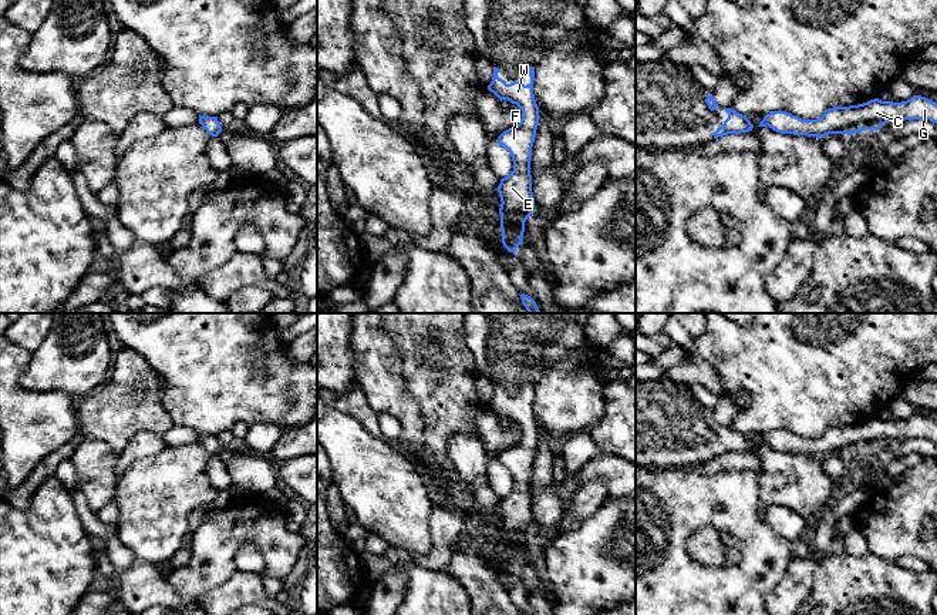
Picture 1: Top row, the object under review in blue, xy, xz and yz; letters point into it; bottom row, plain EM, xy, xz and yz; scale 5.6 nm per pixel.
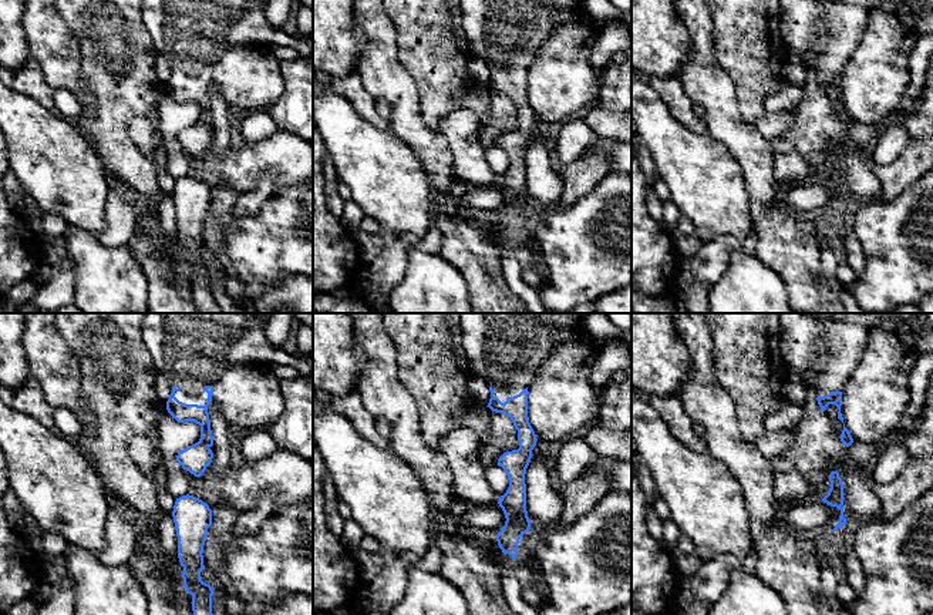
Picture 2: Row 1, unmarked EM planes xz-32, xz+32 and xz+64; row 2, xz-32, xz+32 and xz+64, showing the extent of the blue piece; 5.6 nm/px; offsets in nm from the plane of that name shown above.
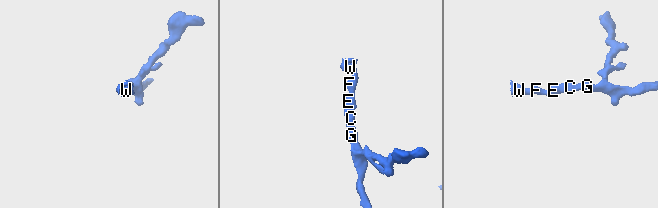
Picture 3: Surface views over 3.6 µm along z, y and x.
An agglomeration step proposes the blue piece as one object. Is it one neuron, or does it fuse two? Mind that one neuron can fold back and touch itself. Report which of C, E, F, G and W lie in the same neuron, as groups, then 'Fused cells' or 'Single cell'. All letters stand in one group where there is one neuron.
Groups: C E F G W. Single cell

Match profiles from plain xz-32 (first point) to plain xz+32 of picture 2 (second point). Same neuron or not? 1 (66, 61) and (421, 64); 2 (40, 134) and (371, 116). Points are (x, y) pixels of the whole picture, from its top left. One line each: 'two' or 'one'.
1: two
2: two

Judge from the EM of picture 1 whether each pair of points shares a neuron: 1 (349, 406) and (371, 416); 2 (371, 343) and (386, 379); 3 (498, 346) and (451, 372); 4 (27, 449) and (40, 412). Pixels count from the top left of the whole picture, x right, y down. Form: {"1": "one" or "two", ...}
{"1": "one", "2": "one", "3": "two", "4": "one"}

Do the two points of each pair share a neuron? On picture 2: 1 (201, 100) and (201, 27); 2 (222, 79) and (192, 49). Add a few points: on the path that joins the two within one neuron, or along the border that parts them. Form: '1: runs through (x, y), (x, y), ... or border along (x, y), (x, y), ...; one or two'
1: runs through (199, 81), (199, 46); one
2: border along (238, 47), (229, 49), (214, 66), (211, 81); two

